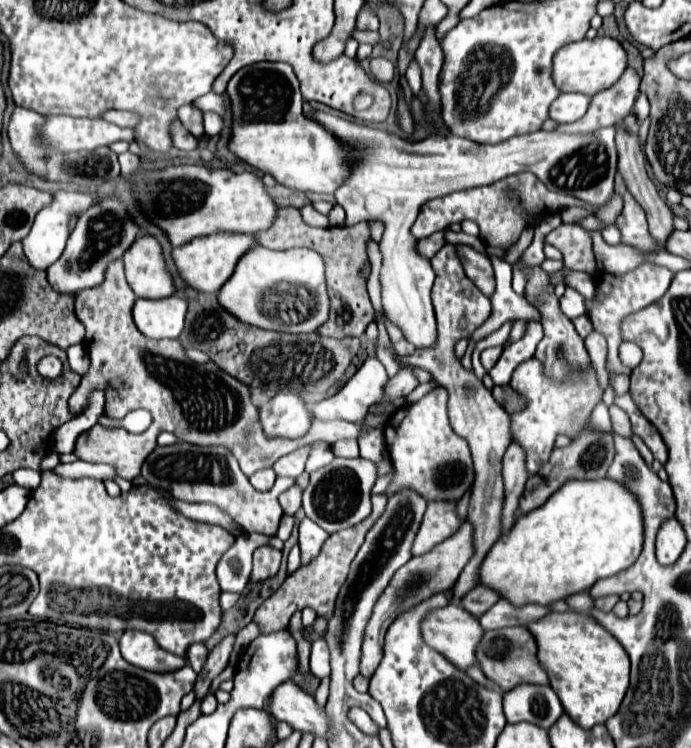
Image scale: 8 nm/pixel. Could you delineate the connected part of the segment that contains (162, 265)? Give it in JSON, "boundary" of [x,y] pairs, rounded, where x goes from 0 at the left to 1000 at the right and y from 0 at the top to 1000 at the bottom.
{"boundary":[[[201,317],[198,328],[181,338],[178,352],[184,376],[198,397],[236,400],[253,392],[253,378],[242,360],[233,325],[224,317]]]}

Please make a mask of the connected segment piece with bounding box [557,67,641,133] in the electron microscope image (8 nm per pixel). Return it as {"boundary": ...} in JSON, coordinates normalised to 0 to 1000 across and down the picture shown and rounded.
{"boundary":[[[907,90],[893,114],[858,127],[852,148],[841,162],[809,167],[806,172],[818,178],[855,178],[861,172],[899,164],[916,146],[916,138],[925,127],[925,111],[928,103]]]}

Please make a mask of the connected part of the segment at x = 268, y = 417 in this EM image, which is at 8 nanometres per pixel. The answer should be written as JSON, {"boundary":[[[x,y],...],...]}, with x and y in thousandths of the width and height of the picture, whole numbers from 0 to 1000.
{"boundary":[[[407,523],[378,544],[378,566],[389,584],[438,584],[450,571],[450,549],[436,528]]]}

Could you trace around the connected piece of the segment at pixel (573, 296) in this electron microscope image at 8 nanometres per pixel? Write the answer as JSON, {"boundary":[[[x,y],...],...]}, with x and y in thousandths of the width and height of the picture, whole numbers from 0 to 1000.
{"boundary":[[[821,386],[818,394],[812,397],[812,416],[823,426],[832,426],[847,418],[847,400],[838,392],[829,392],[829,386]]]}

